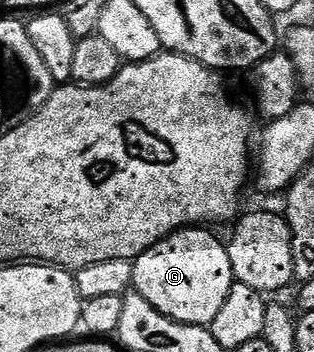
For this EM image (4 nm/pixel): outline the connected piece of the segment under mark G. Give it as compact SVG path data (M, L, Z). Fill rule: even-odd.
M197 225L175 231L132 260L132 290L176 323L209 327L233 288L235 280L228 246L209 231L212 230Z

